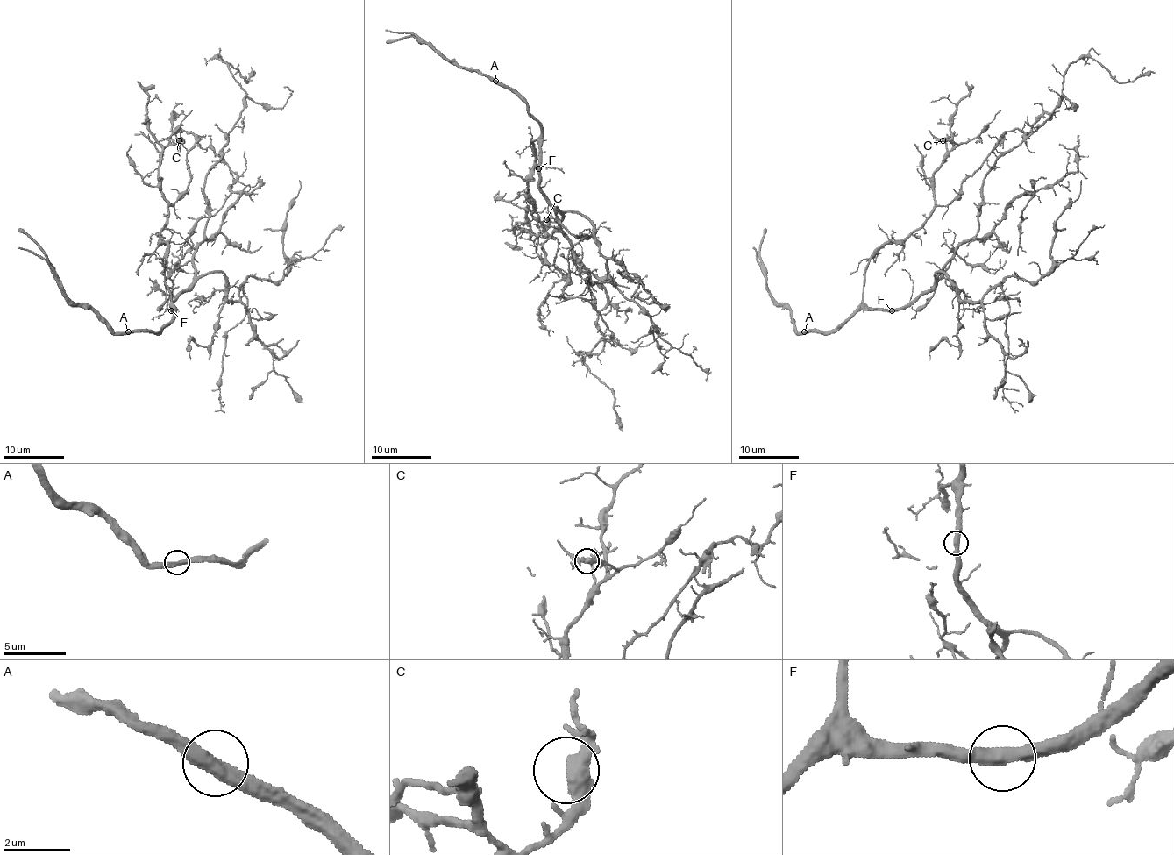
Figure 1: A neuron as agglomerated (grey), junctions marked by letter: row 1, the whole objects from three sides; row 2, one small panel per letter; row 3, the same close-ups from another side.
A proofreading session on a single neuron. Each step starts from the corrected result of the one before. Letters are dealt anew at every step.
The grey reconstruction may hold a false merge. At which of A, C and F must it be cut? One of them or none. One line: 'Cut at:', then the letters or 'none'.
Cut at: none

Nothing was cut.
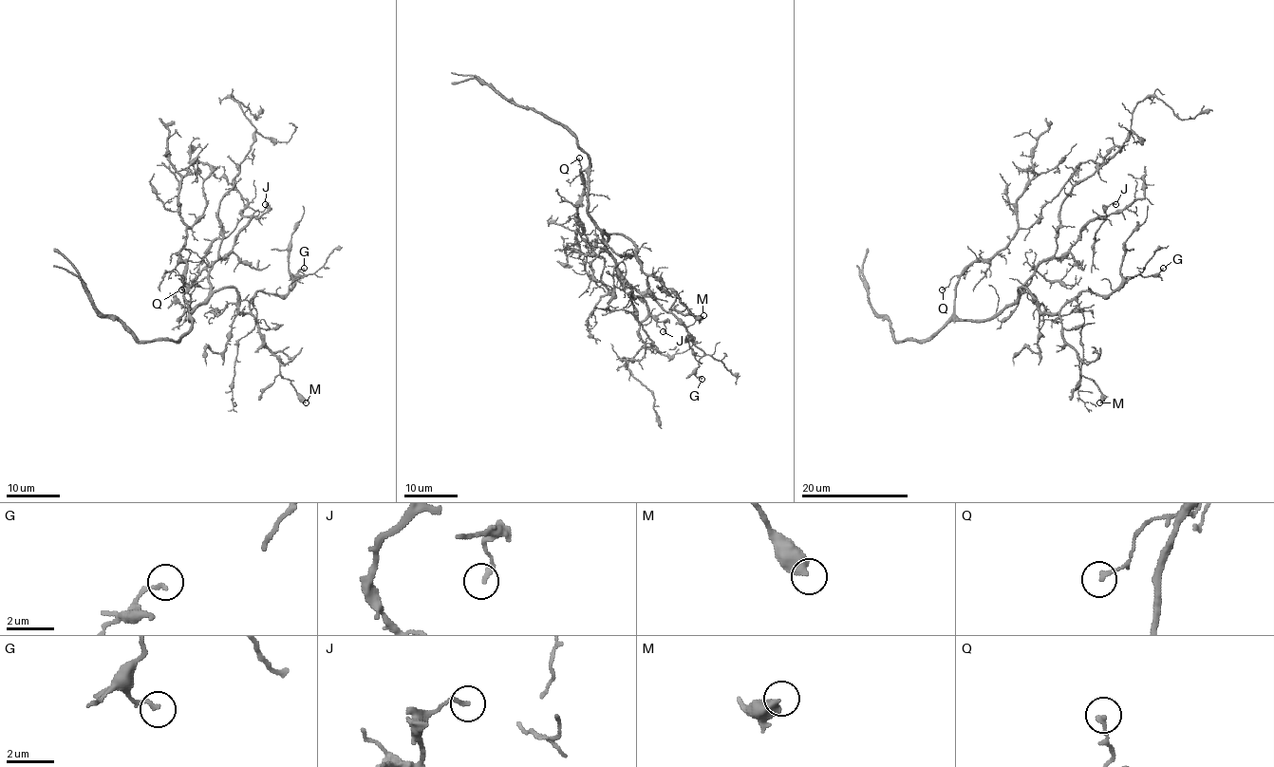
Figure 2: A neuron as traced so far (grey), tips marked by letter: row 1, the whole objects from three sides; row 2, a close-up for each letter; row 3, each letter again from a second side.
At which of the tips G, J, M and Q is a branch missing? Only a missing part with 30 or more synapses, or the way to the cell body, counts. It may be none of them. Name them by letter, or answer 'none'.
none

